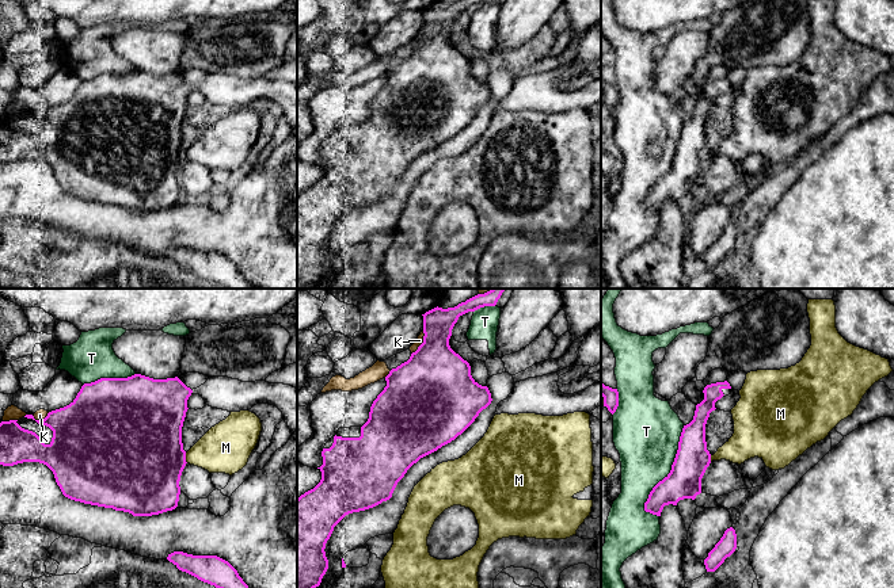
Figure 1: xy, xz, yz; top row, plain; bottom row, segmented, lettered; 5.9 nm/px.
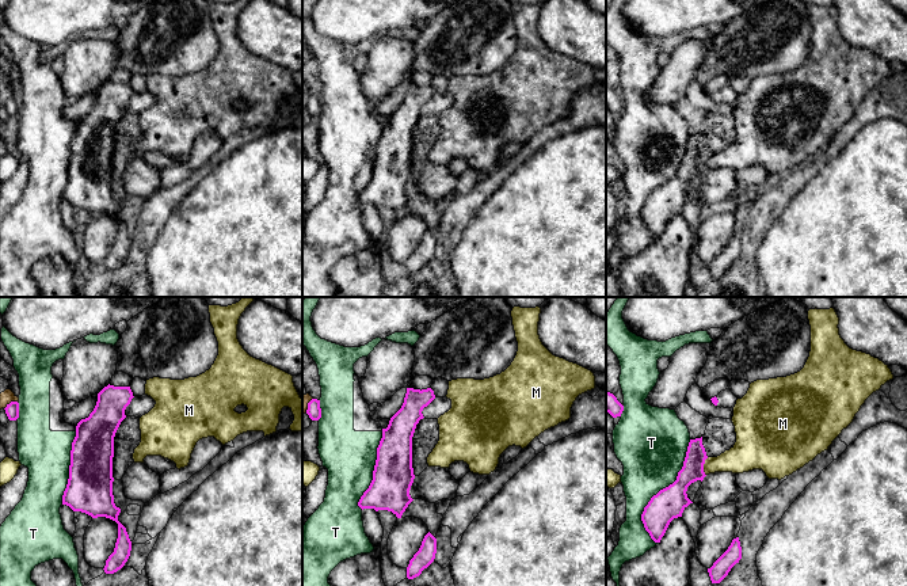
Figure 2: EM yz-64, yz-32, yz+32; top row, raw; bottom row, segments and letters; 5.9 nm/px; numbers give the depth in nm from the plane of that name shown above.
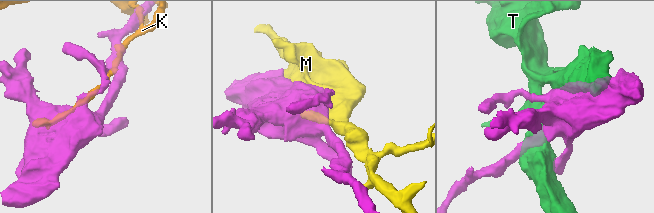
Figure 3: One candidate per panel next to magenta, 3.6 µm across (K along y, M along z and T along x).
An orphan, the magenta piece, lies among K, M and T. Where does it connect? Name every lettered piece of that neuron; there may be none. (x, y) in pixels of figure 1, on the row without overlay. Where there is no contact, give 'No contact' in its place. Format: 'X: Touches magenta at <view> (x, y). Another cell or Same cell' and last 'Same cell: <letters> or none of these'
K: Touches magenta at xz (422, 39). Another cell
M: Touches magenta at xy (185, 155). Another cell
T: Touches magenta at yz (668, 171). Another cell
Same cell: none of these

